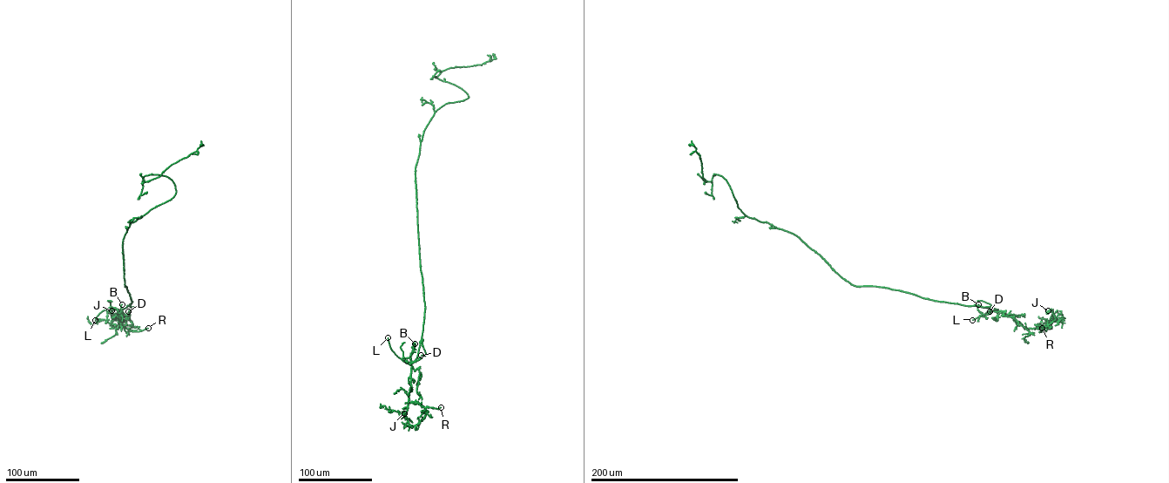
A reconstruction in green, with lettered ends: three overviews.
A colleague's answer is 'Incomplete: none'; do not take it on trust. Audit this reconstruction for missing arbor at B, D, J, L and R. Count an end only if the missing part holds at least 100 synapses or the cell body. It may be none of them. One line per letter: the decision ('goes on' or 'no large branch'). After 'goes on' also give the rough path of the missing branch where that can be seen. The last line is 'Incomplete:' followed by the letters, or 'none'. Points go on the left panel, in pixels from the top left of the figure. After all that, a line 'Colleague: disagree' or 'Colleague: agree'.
B: no large branch
D: no large branch
J: no large branch
L: goes on; missing branch runs (95, 320), (109, 323), (116, 320)
R: no large branch
Incomplete: L
Colleague: disagree

